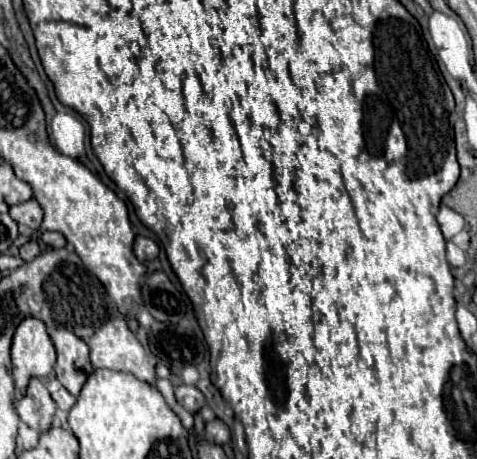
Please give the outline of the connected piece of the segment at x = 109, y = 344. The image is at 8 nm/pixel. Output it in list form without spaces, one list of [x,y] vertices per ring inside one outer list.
[[[123,318],[107,320],[89,340],[89,360],[95,368],[131,372],[139,380],[155,382],[155,368]]]

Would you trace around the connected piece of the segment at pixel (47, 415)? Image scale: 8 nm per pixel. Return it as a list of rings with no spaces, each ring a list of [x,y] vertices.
[[[31,380],[27,394],[15,402],[19,418],[37,432],[47,432],[55,422],[57,404],[41,380]]]

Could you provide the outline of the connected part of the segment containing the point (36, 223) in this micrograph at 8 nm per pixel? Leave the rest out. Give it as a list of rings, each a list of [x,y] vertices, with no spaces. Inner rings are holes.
[[[31,198],[23,204],[9,206],[9,214],[19,226],[27,226],[33,230],[37,230],[41,226],[41,220],[43,220],[43,210],[39,208],[39,202],[35,198]]]

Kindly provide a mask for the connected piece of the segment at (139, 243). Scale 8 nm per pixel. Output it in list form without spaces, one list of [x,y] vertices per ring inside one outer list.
[[[137,236],[133,250],[135,250],[135,256],[137,256],[141,262],[153,260],[153,258],[159,254],[157,242],[153,242],[151,238],[145,238],[145,236]]]

